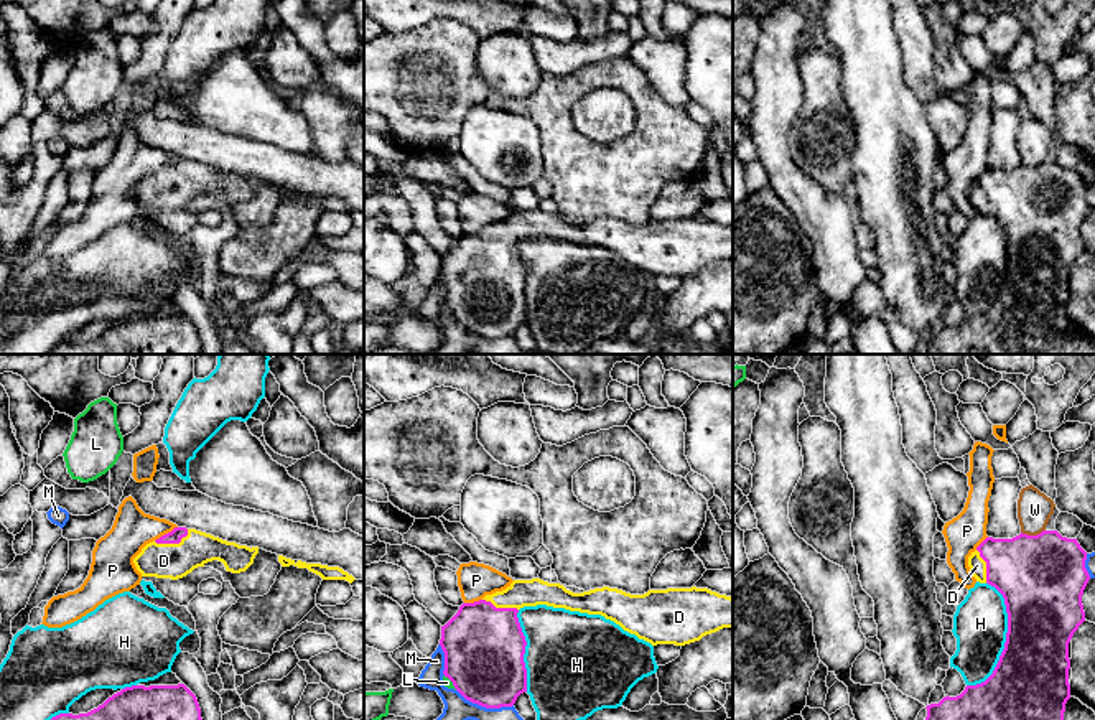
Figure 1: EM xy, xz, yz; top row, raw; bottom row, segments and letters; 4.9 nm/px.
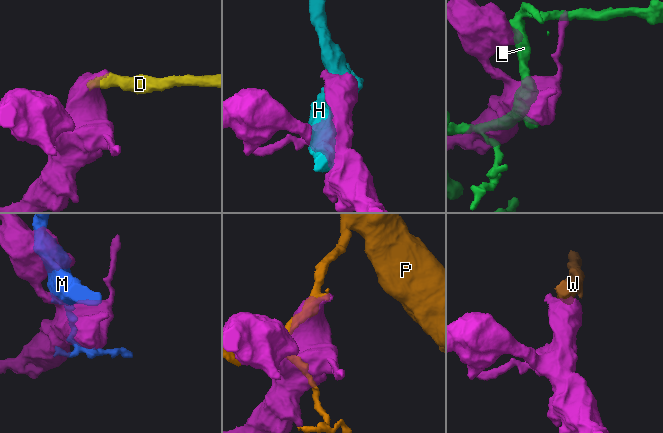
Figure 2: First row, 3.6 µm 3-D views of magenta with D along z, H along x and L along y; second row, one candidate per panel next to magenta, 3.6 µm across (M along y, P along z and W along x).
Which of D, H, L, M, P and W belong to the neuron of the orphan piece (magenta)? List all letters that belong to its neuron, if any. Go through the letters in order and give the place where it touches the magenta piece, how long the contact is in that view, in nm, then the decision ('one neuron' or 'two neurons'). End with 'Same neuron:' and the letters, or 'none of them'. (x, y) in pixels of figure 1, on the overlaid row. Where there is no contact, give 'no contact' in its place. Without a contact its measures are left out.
D: xy (172, 542) | 190 nm | one neuron
H: yz (1006, 640) | 500 nm | two neurons
L: xz (451, 681) | 100 nm | two neurons
M: xz (445, 659) | 160 nm | two neurons
P: xy (165, 534) | 130 nm | two neurons
W: yz (1033, 536) | 120 nm | two neurons
Same neuron: D

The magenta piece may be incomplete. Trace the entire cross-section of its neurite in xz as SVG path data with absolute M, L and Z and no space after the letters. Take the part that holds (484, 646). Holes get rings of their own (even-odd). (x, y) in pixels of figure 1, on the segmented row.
M540 578L514 580L502 591L463 603L441 626L443 674L466 700L501 708L512 707L527 692L527 641L517 613L537 605L601 615L652 646L685 646L733 628L733 598L708 588L631 595L603 587L573 593L560 583Z

